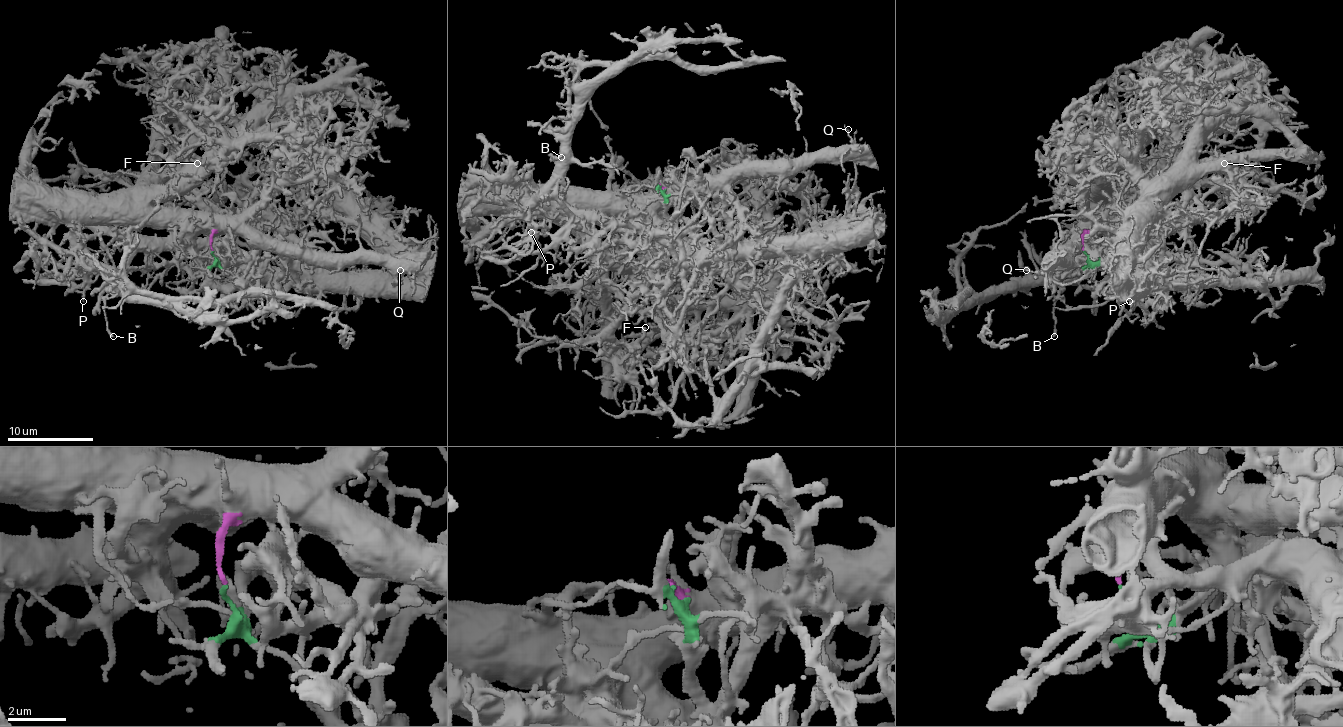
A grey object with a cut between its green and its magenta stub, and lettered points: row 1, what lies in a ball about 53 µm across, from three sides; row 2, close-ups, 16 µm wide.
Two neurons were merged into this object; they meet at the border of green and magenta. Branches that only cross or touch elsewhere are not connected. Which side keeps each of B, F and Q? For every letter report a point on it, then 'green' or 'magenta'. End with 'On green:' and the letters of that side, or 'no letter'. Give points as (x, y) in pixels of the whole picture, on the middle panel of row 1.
B: (561, 157) | magenta
F: (645, 327) | green
Q: (848, 129) | magenta
On green: F

